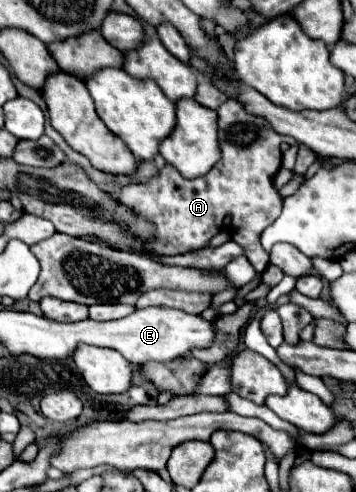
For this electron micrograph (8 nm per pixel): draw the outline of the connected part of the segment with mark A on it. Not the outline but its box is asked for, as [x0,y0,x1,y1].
[117,100,297,272]

